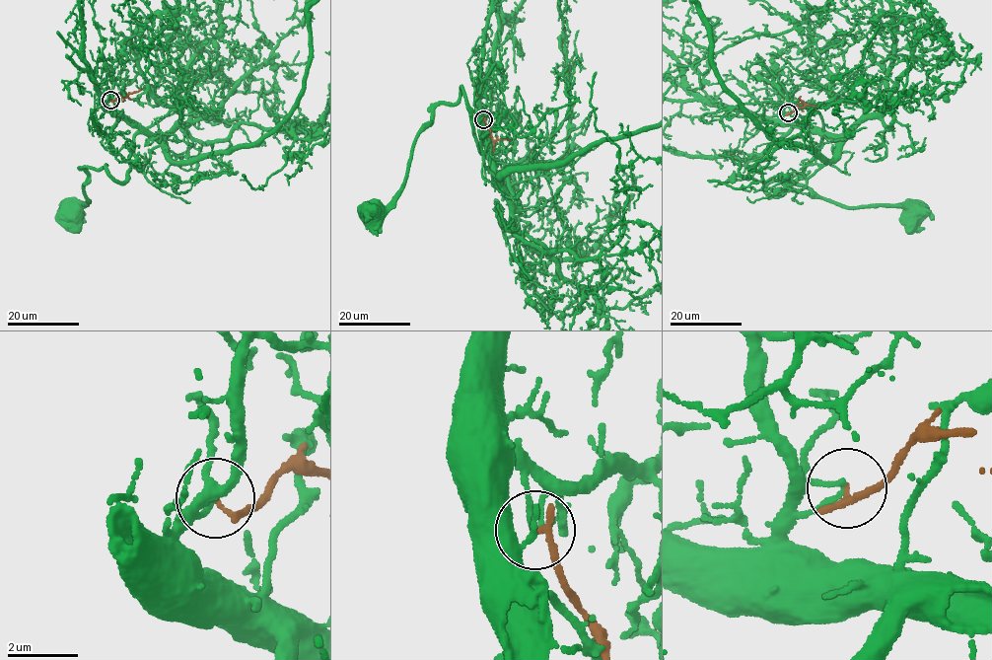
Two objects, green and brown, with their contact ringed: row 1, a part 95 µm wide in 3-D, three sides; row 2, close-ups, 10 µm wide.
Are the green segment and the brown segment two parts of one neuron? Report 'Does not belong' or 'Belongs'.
Does not belong

